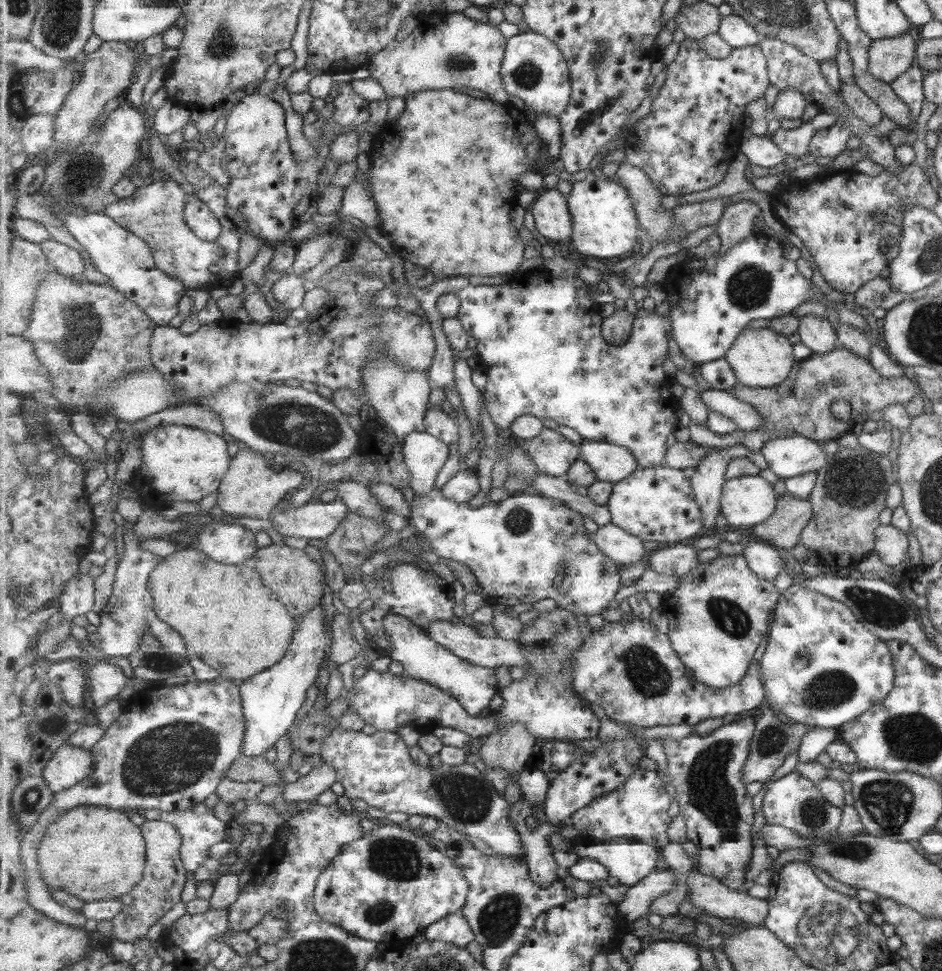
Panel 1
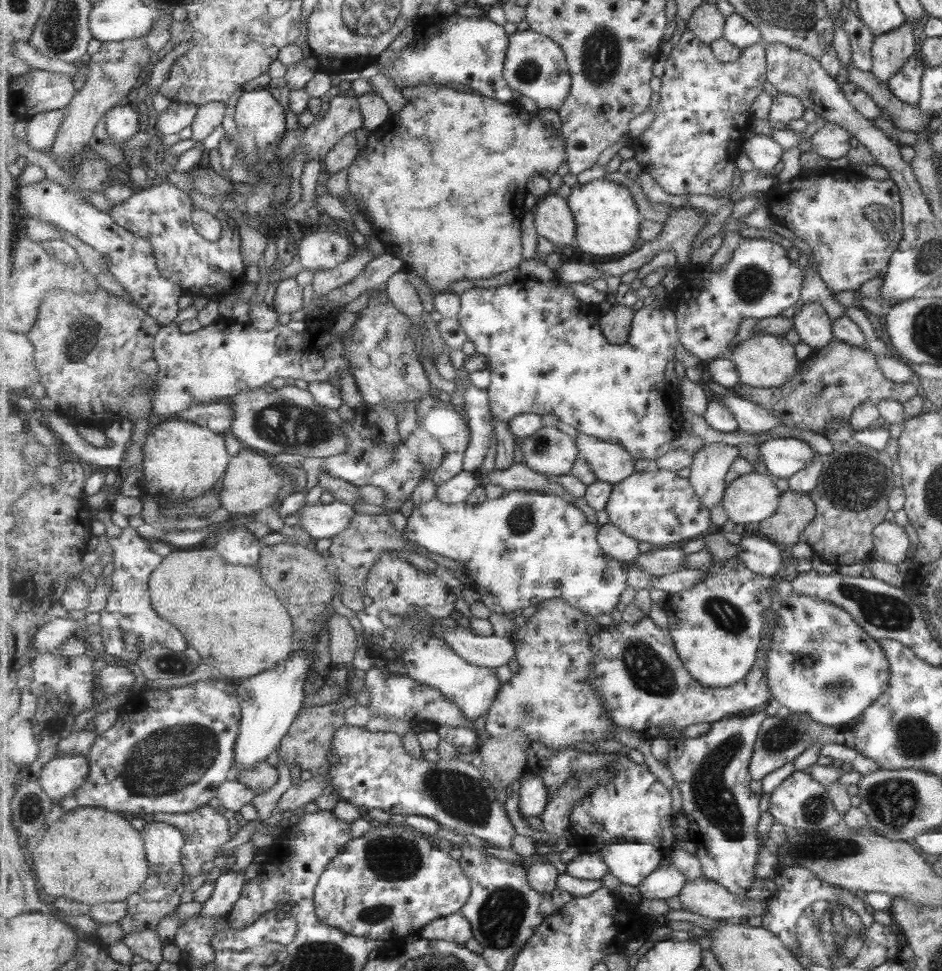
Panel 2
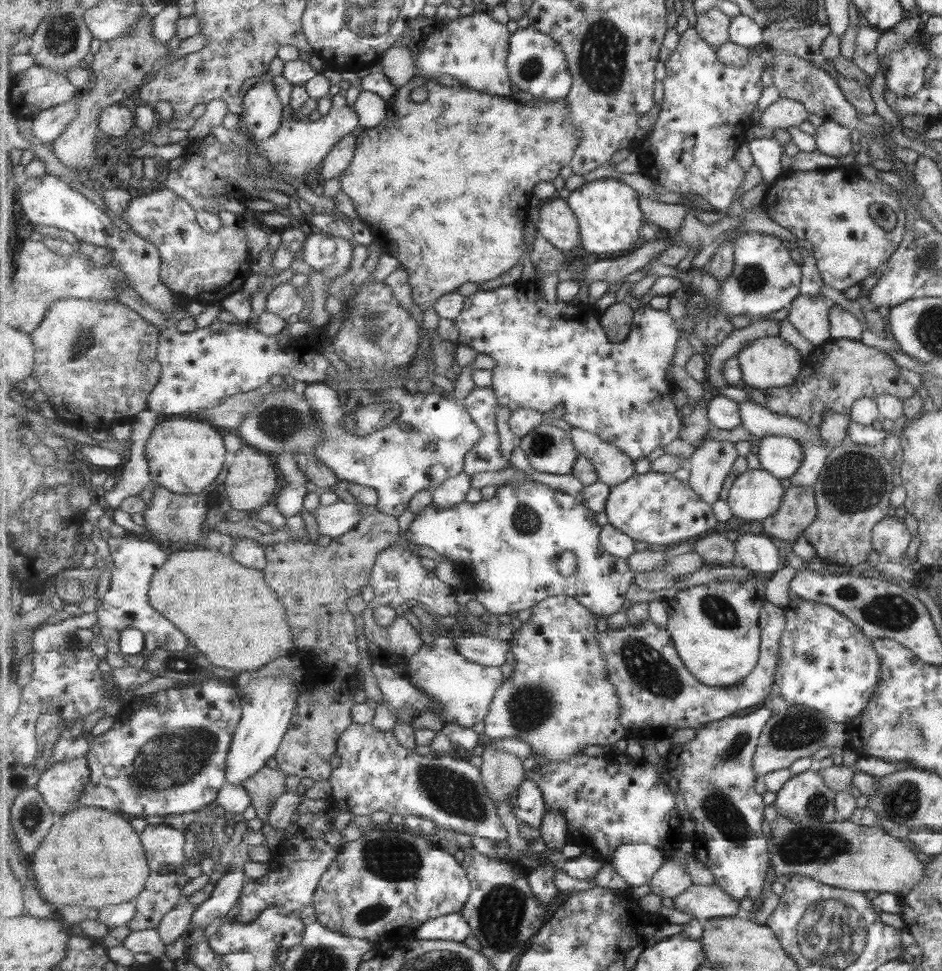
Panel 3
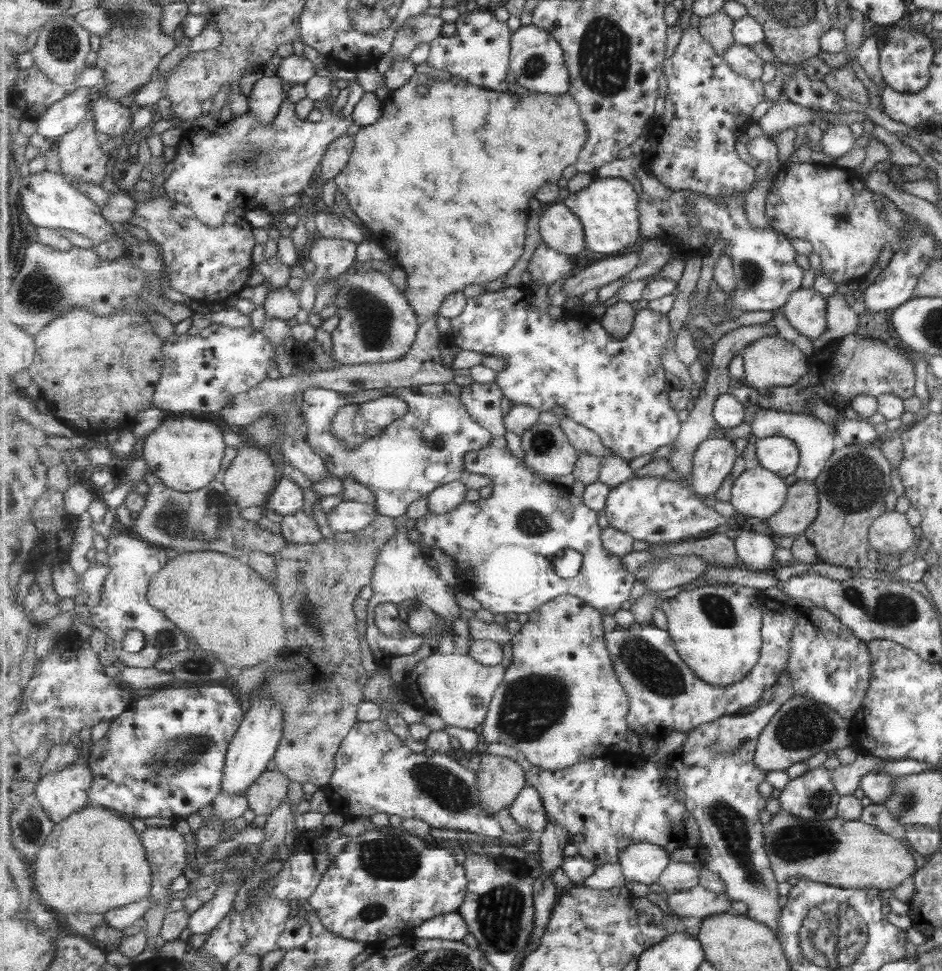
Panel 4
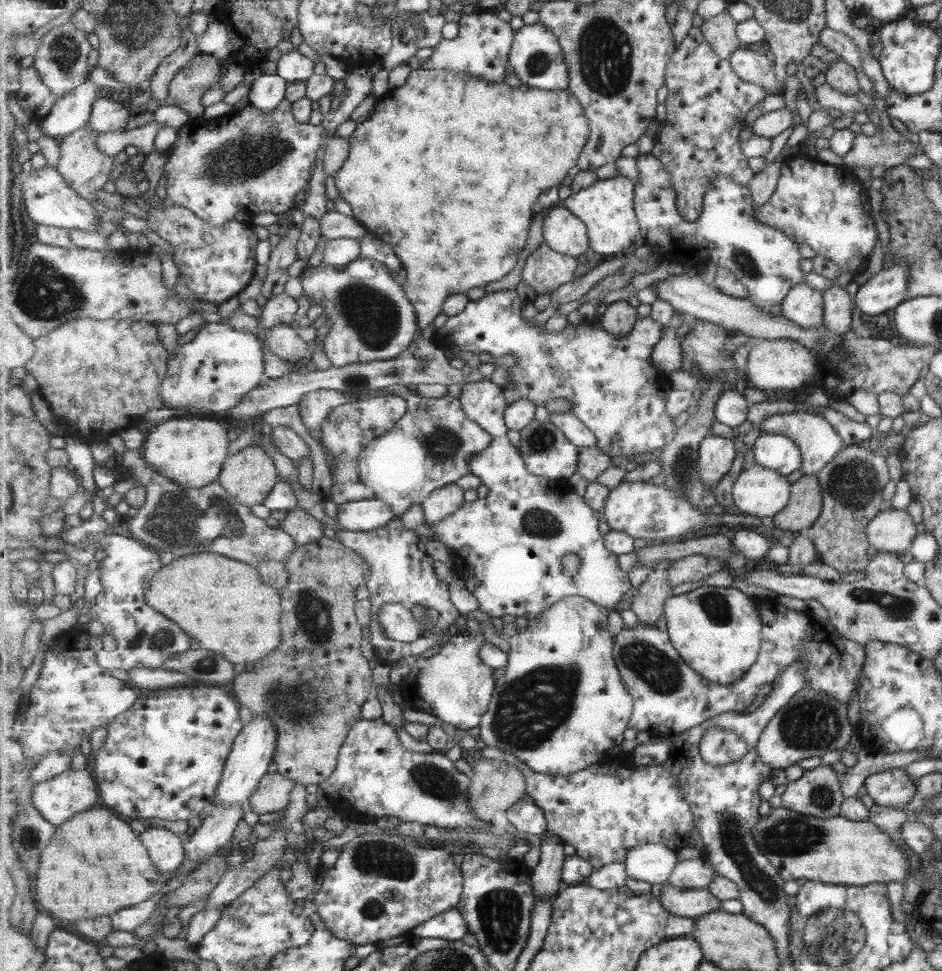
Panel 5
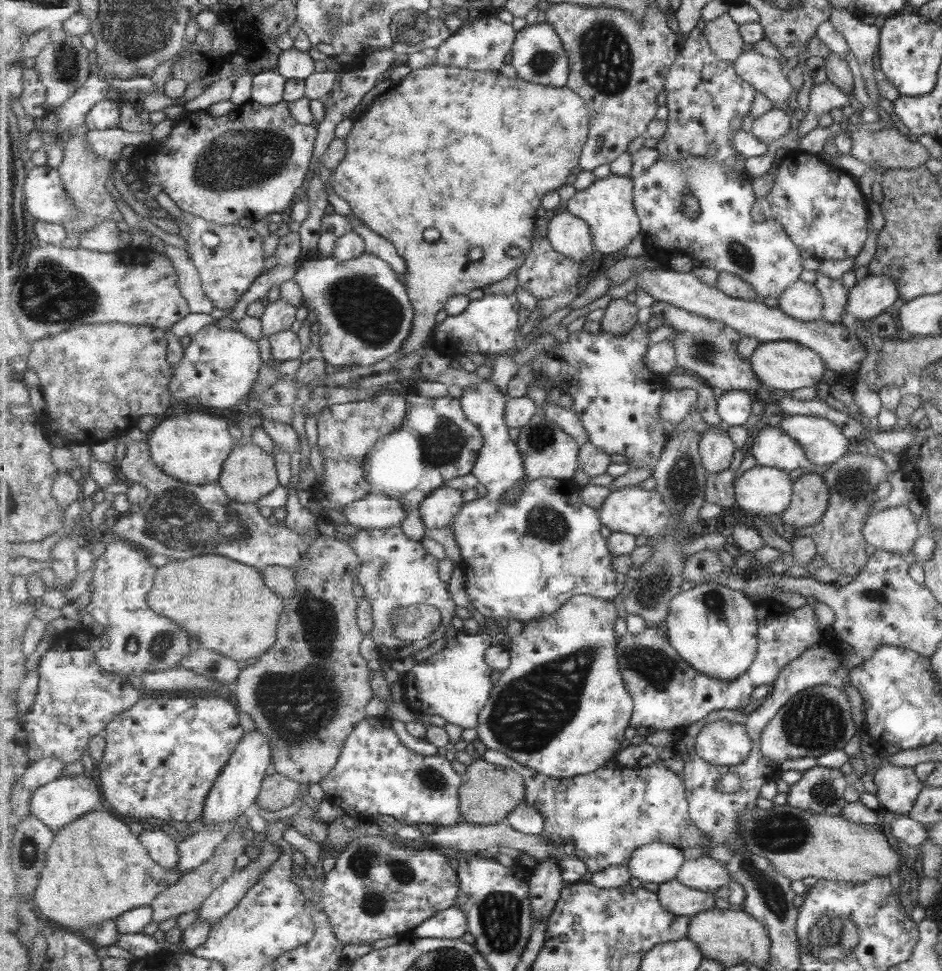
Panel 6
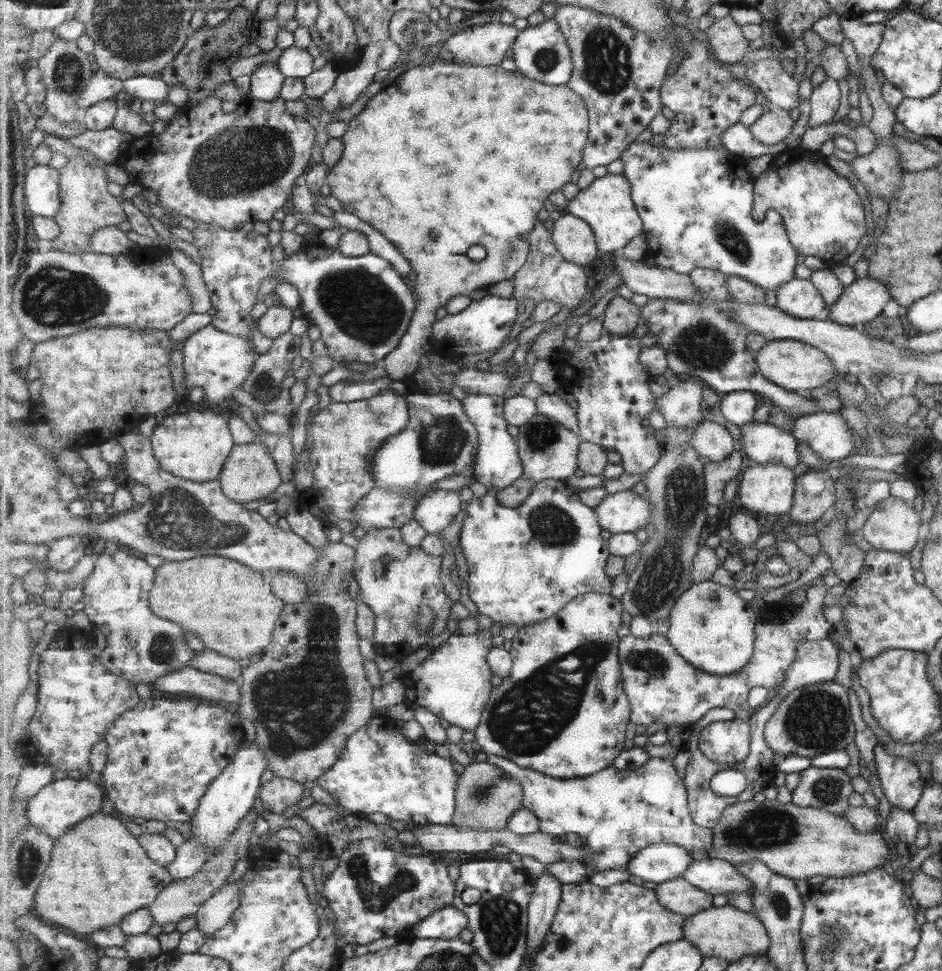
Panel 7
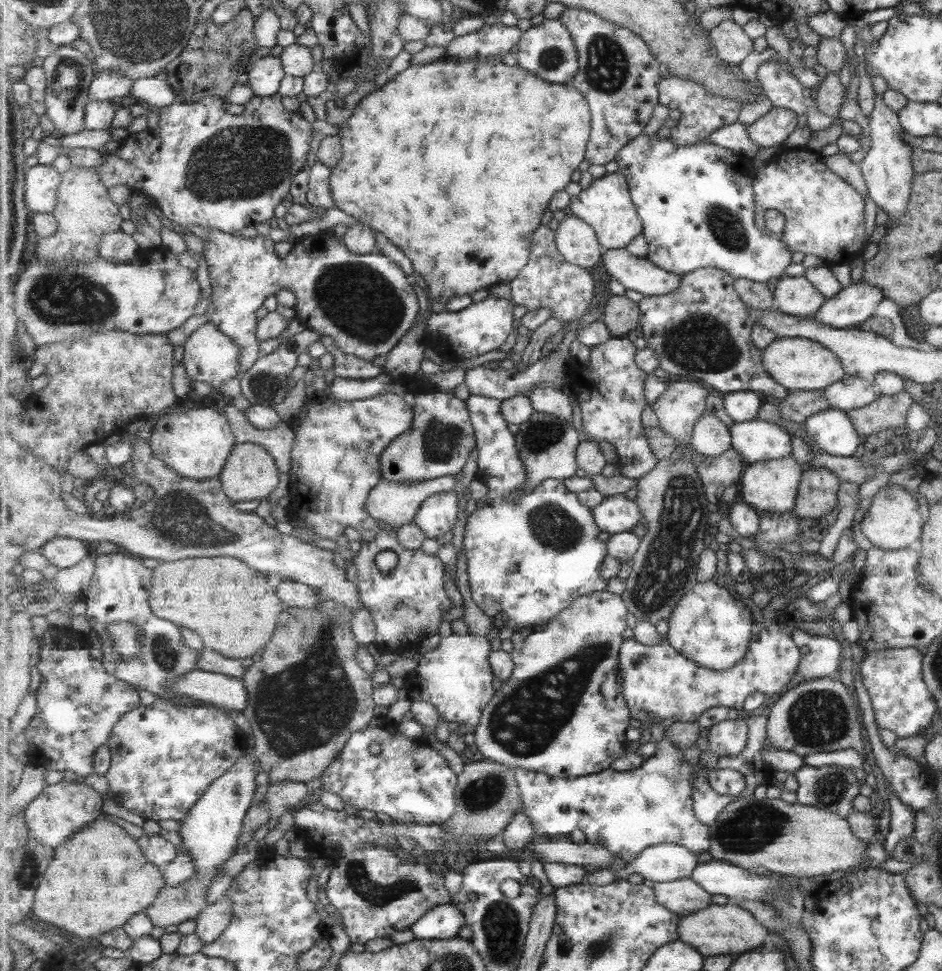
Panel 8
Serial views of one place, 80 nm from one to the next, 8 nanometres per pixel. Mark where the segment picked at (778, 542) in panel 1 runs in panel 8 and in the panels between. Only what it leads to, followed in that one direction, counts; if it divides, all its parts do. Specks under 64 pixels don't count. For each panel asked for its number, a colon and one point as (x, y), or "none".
2: (796, 510)
3: (798, 509)
4: (801, 507)
5: (805, 505)
6: (811, 494)
7: (814, 490)
8: (817, 497)

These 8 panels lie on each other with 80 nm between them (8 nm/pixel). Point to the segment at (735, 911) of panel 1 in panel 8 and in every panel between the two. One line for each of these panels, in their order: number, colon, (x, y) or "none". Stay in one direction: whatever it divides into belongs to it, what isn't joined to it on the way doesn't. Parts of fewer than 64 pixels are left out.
2: (706, 897)
3: (701, 901)
4: (700, 902)
5: (692, 903)
6: (676, 897)
7: (679, 895)
8: (686, 896)

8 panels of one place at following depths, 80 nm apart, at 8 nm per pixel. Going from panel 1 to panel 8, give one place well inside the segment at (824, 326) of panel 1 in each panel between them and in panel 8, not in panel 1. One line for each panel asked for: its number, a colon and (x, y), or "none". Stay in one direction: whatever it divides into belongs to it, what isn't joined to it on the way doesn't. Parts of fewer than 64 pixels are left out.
2: (812, 324)
3: (808, 314)
4: (805, 310)
5: (802, 305)
6: (801, 300)
7: (799, 298)
8: (796, 296)

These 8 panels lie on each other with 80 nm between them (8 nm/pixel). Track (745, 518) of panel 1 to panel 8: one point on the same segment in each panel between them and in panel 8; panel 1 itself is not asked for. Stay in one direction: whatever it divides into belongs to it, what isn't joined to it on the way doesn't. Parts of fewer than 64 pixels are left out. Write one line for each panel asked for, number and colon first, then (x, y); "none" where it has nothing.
2: (753, 497)
3: (756, 495)
4: (758, 492)
5: (760, 491)
6: (763, 490)
7: (767, 489)
8: (770, 486)

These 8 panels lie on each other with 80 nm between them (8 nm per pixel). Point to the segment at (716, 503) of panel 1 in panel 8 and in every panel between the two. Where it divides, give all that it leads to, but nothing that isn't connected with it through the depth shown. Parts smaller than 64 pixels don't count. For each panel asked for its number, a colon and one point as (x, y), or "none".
2: (711, 464)
3: (710, 465)
4: (715, 458)
5: (717, 455)
6: (717, 448)
7: (713, 442)
8: (711, 437)

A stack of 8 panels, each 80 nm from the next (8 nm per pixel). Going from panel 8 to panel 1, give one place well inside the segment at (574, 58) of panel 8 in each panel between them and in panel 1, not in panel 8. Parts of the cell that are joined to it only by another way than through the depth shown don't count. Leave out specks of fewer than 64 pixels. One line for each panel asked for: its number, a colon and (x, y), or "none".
1: (536, 73)
2: (536, 66)
3: (537, 63)
4: (538, 63)
5: (537, 57)
6: (539, 56)
7: (542, 52)

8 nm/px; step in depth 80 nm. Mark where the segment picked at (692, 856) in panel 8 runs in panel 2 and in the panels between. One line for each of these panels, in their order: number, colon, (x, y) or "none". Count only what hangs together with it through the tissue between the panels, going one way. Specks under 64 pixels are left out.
2: (632, 862)
3: (638, 863)
4: (644, 862)
5: (654, 863)
6: (657, 862)
7: (659, 863)

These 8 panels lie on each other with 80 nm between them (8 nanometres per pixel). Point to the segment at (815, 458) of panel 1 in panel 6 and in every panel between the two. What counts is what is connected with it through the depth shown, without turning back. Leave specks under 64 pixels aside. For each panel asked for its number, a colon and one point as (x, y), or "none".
2: (784, 457)
3: (782, 456)
4: (780, 454)
5: (772, 450)
6: (773, 447)

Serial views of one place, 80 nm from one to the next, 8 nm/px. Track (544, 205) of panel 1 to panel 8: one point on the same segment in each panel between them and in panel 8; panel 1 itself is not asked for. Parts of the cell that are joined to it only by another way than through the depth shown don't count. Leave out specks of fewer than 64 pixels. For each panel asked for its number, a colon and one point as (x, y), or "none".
2: (554, 220)
3: (558, 224)
4: (562, 230)
5: (566, 233)
6: (572, 236)
7: (575, 238)
8: (578, 241)

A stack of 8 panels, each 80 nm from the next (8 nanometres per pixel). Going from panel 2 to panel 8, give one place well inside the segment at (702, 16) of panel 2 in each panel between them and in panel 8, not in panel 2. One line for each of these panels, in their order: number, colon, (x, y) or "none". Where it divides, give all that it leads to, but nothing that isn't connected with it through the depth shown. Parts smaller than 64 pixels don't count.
3: (714, 26)
4: (718, 28)
5: (721, 30)
6: (725, 37)
7: (729, 43)
8: (733, 44)

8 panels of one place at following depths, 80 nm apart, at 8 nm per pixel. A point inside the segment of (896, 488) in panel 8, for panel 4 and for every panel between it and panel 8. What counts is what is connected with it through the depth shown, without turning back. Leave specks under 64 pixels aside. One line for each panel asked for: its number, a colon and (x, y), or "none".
4: (890, 533)
5: (891, 530)
6: (893, 529)
7: (892, 526)

